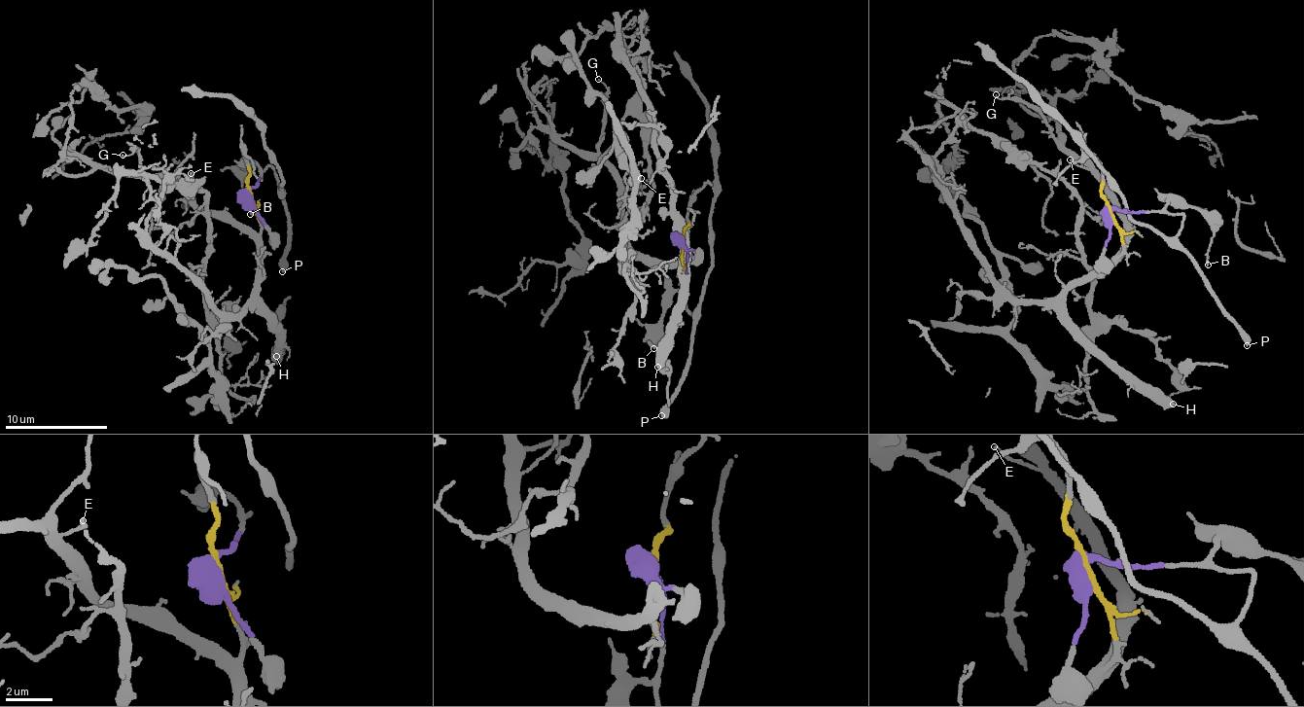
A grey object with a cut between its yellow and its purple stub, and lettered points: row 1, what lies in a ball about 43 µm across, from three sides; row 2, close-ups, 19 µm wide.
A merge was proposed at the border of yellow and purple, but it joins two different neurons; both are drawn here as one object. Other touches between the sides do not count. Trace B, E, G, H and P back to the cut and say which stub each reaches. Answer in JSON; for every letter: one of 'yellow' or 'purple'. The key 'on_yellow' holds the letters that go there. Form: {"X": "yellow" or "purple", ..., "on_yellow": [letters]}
{"B": "purple", "E": "yellow", "G": "yellow", "H": "yellow", "P": "purple", "on_yellow": ["E", "G", "H"]}

